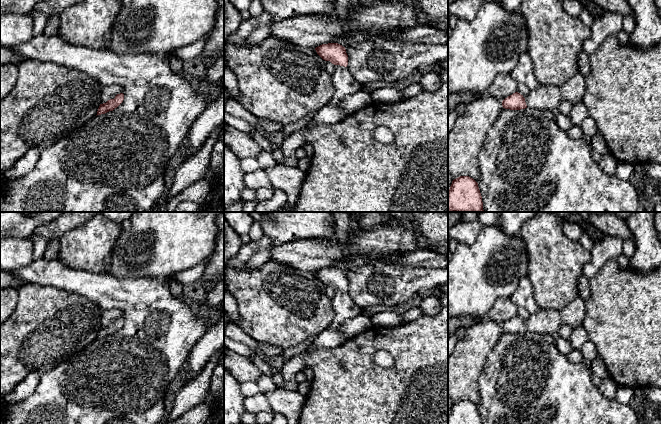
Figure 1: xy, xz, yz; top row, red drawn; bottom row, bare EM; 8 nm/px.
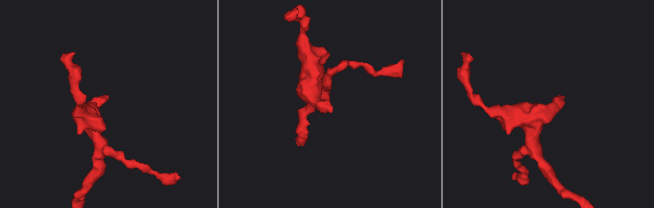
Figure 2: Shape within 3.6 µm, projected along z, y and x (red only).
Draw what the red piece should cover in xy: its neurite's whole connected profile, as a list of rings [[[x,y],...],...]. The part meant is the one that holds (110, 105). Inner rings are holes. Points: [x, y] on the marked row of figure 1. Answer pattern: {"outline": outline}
{"outline": [[[123,93],[117,94],[114,99],[110,99],[106,103],[100,104],[97,111],[97,115],[113,111],[123,102],[123,100],[124,100],[124,94]]]}

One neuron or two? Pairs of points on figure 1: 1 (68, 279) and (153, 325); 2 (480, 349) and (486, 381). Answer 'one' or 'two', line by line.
1: one
2: two

